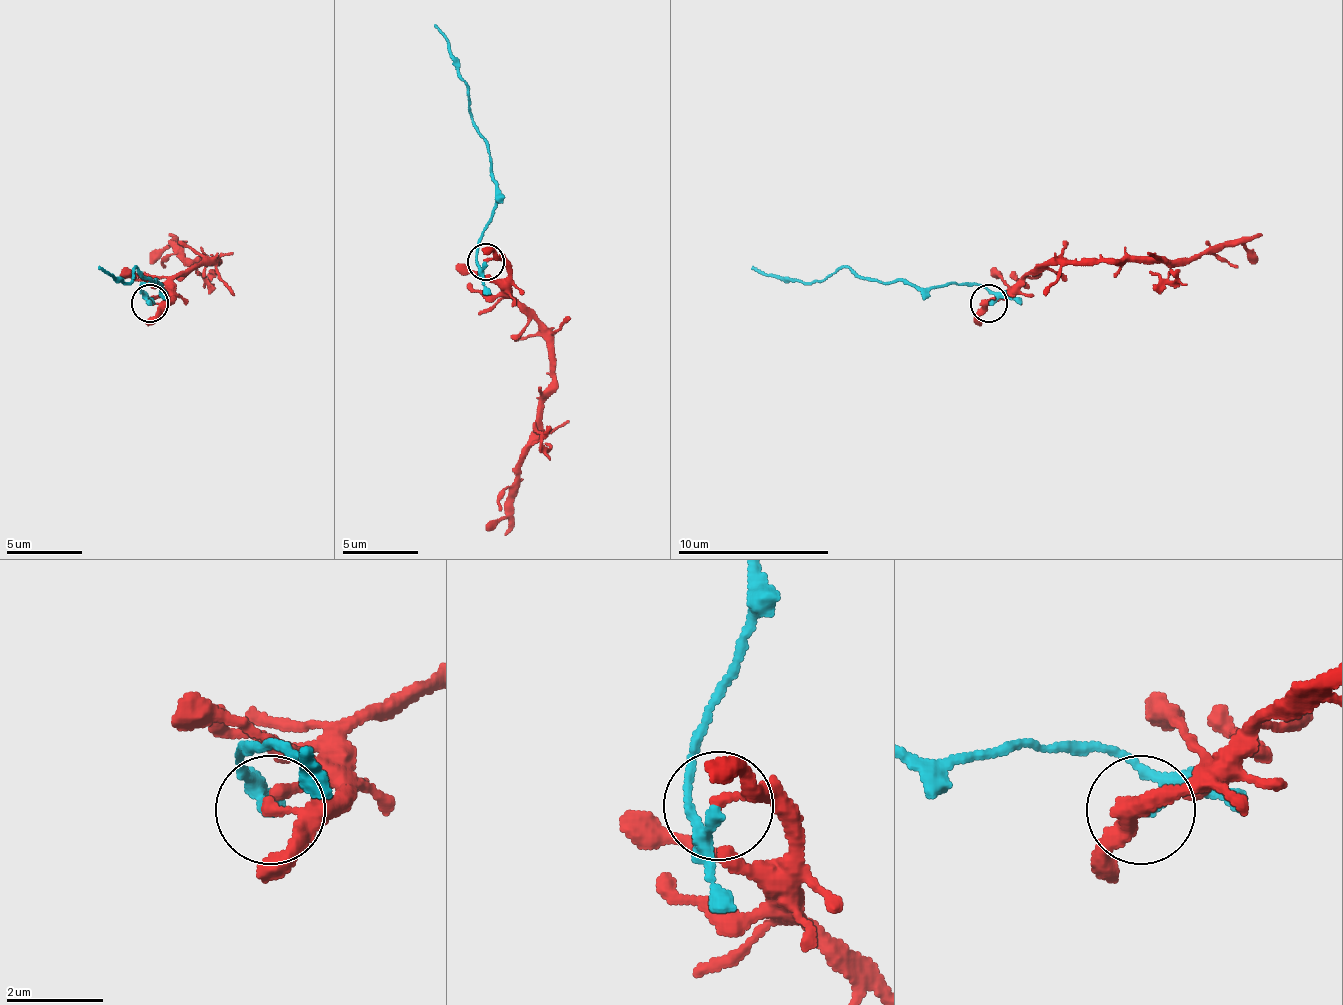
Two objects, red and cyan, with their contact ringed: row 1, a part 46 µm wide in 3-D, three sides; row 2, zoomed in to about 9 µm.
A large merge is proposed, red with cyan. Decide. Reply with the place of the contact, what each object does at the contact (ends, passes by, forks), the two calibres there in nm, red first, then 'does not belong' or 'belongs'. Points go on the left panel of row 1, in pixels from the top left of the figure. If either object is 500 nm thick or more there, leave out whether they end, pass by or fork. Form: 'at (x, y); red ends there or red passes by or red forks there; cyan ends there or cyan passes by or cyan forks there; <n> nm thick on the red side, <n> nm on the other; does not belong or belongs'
at (149, 303); red passes by; cyan passes by; 190 nm thick on the red side, 180 nm on the other; does not belong

